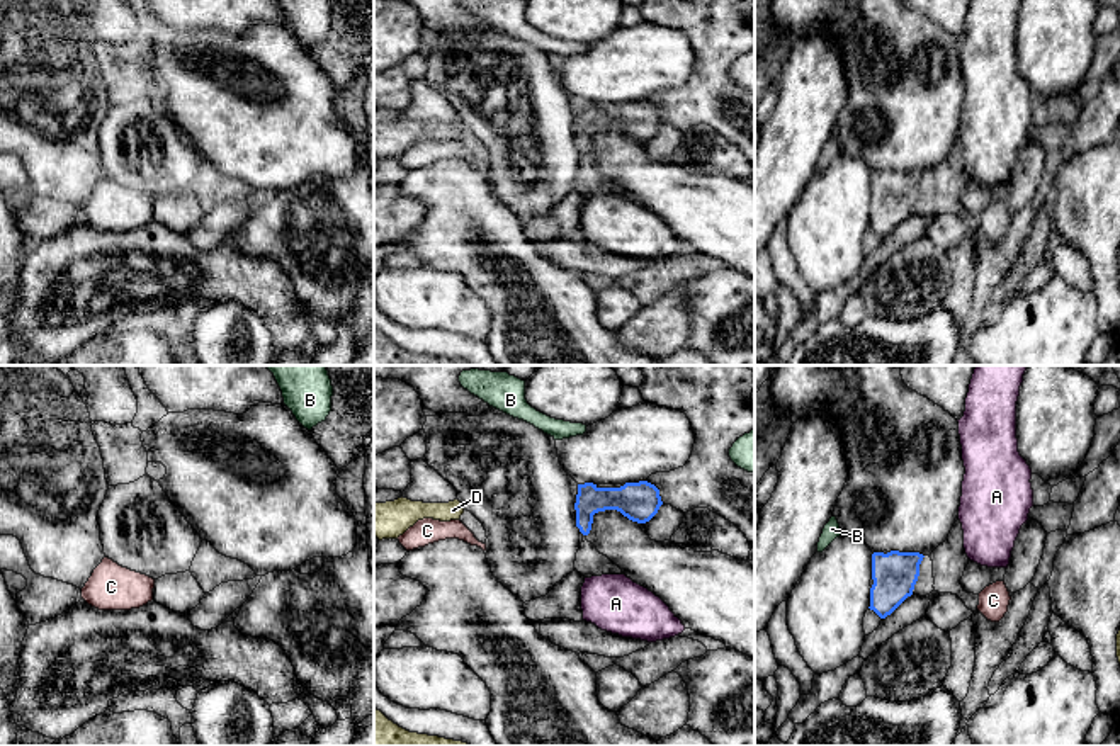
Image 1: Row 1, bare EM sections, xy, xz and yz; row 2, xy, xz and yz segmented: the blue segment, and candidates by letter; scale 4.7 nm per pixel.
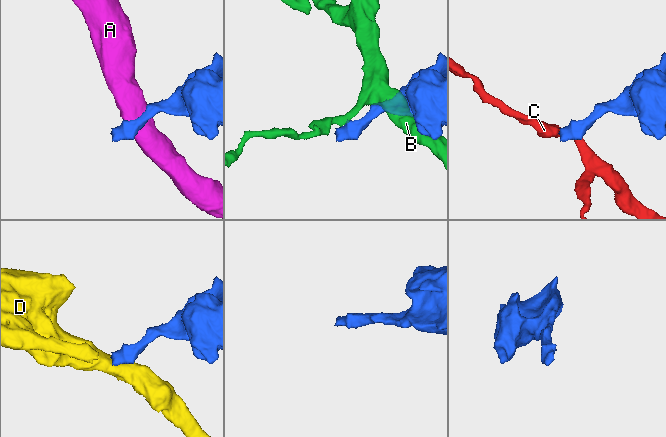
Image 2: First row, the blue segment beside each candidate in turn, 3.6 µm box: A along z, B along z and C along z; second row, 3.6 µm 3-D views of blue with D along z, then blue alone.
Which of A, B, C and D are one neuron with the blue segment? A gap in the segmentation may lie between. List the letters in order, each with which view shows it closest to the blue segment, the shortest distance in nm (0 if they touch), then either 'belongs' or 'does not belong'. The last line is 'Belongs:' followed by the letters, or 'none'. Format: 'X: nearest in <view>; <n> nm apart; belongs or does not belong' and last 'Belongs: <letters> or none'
A: nearest in yz; 200 nm apart; does not belong
B: nearest in yz; 180 nm apart; does not belong
C: nearest in yz; 300 nm apart; does not belong
D: nearest in xz; 550 nm apart; belongs
Belongs: D

